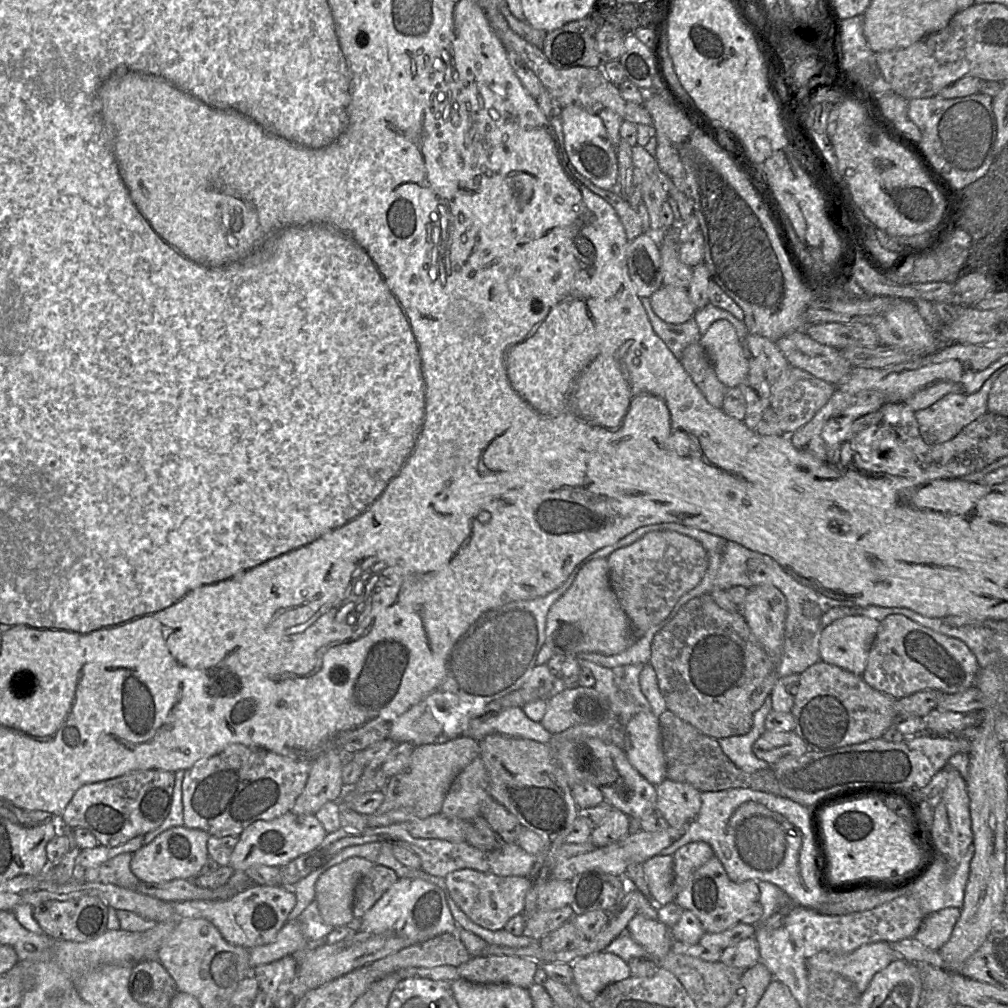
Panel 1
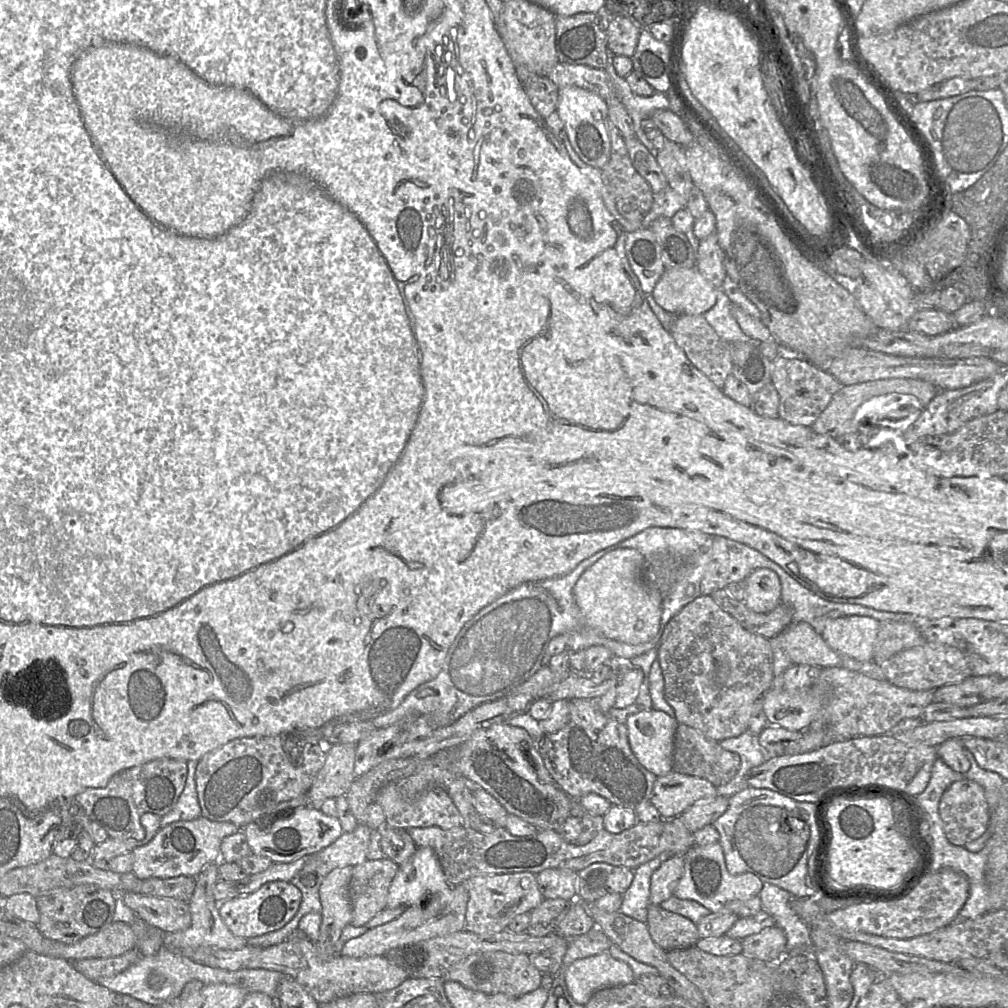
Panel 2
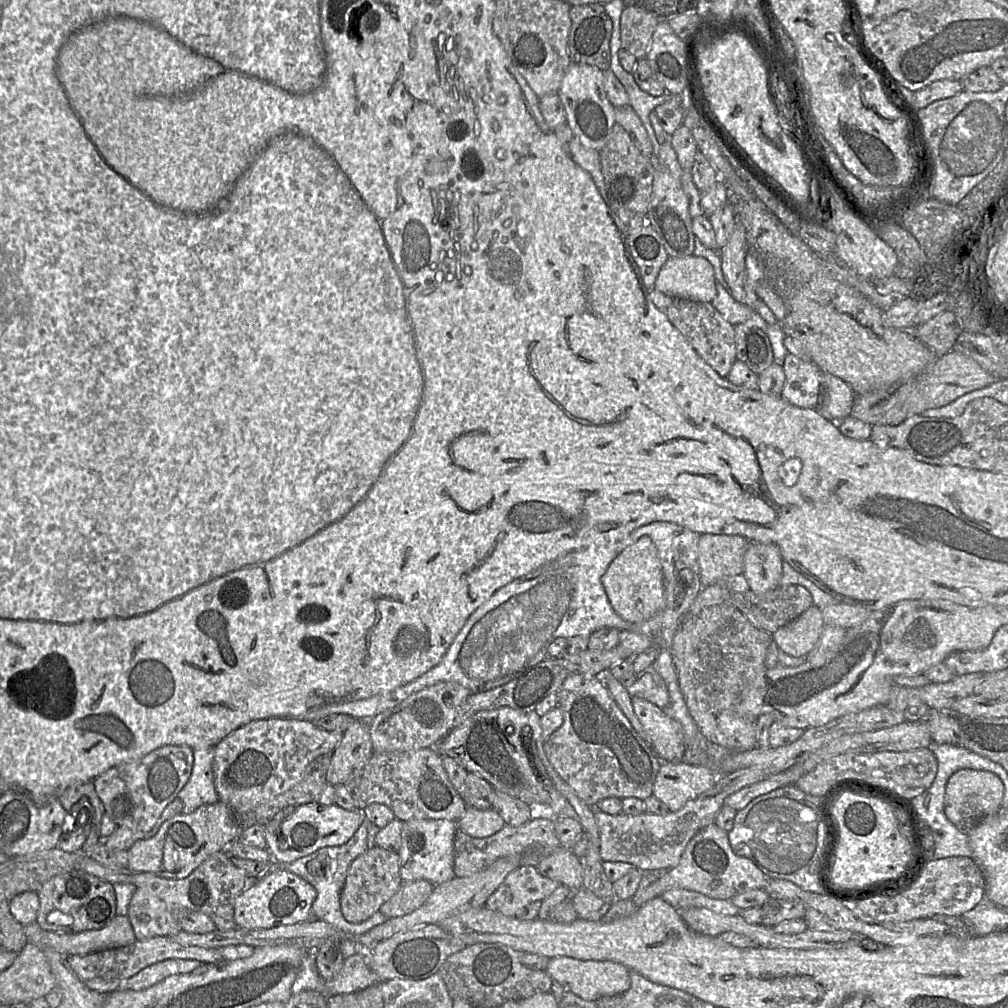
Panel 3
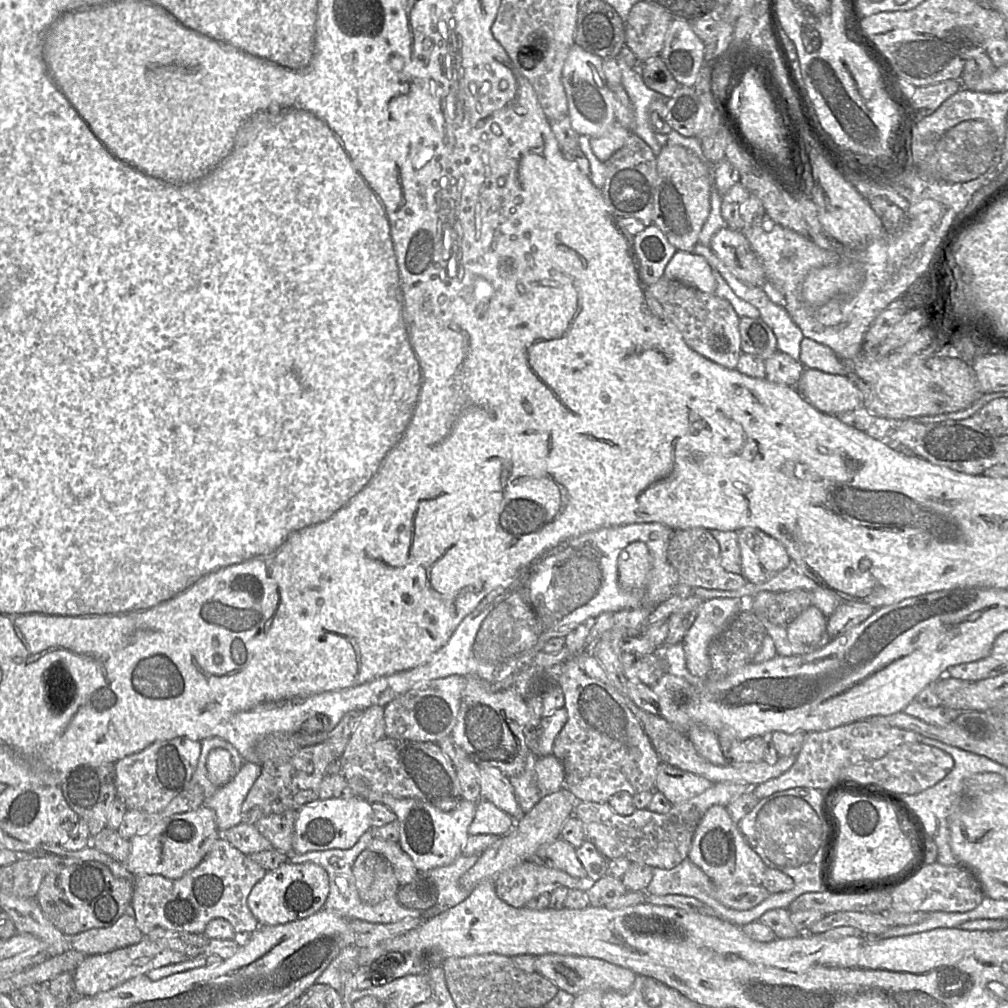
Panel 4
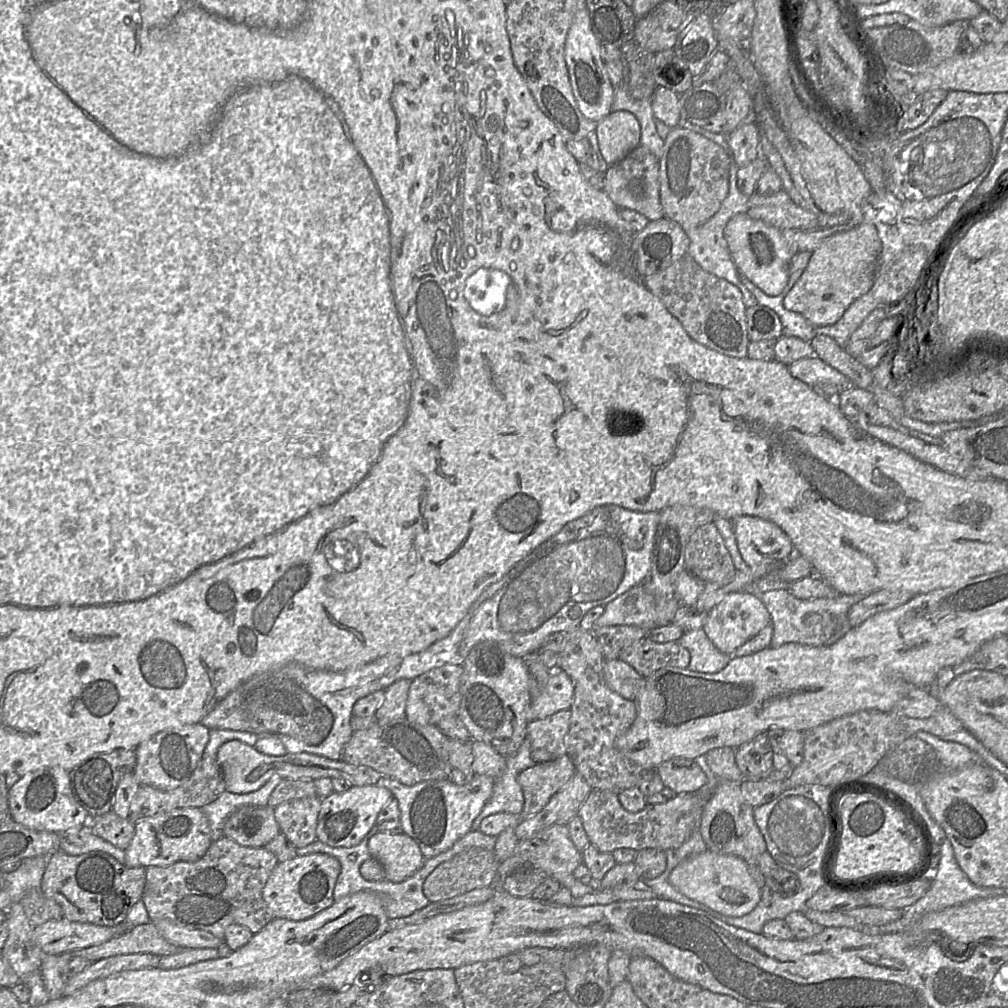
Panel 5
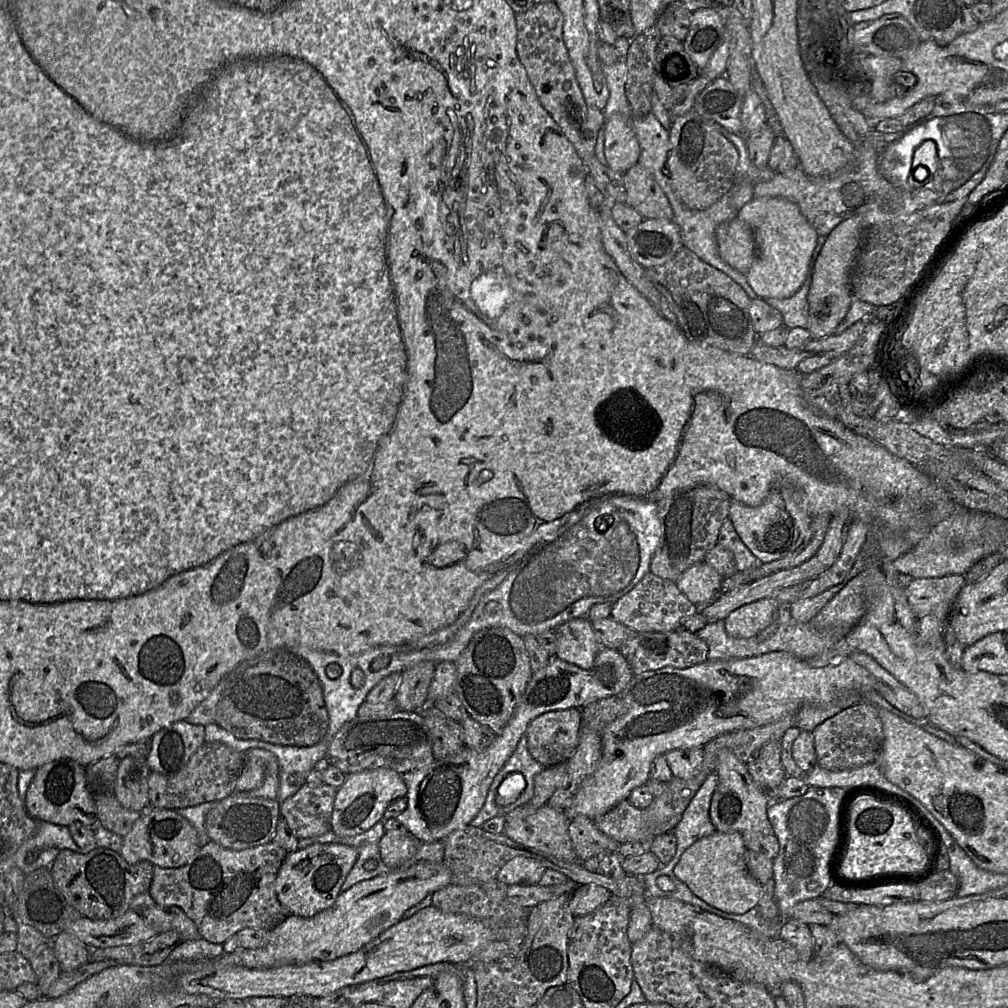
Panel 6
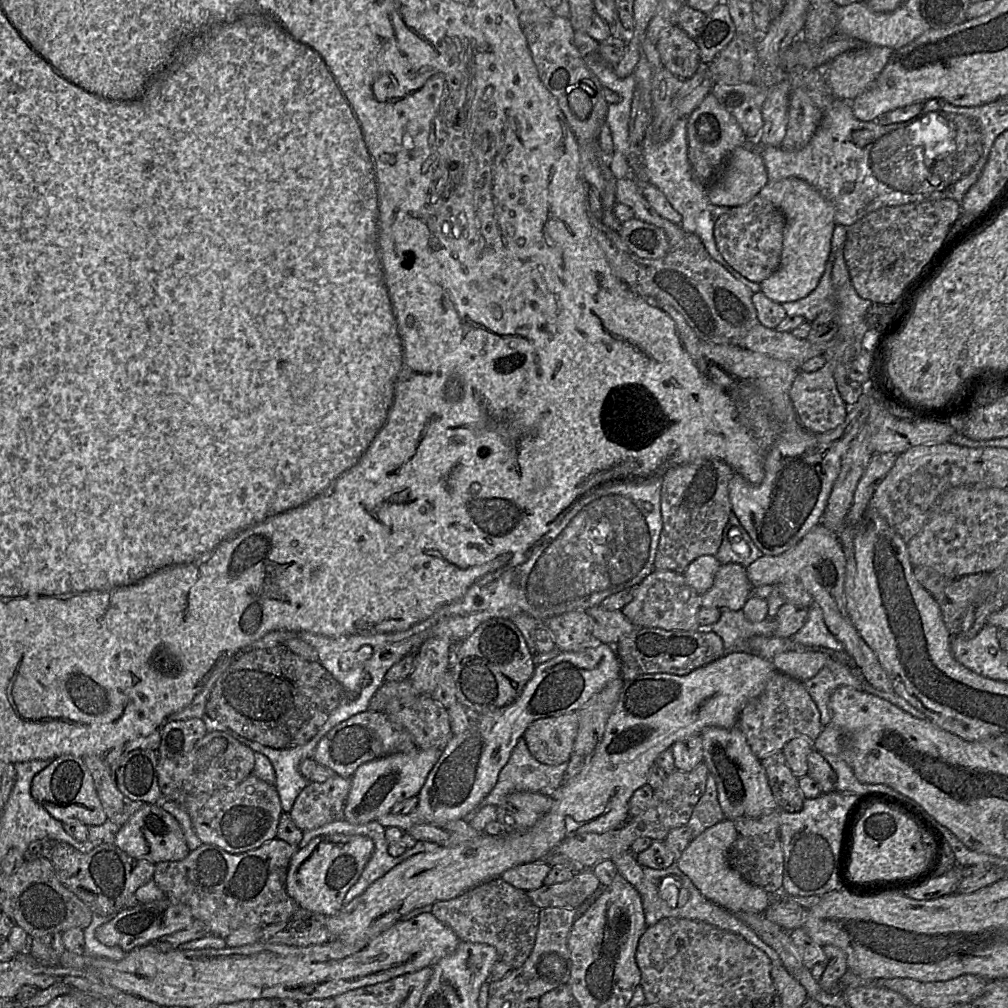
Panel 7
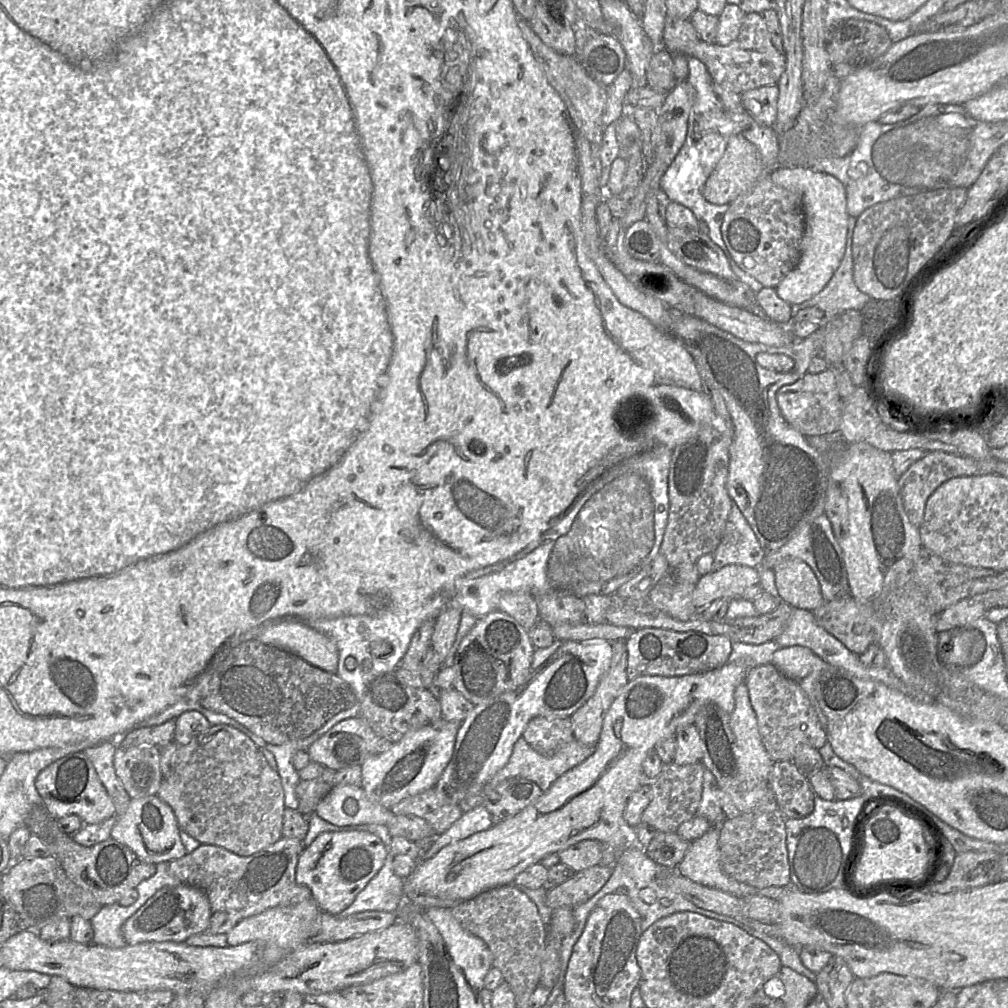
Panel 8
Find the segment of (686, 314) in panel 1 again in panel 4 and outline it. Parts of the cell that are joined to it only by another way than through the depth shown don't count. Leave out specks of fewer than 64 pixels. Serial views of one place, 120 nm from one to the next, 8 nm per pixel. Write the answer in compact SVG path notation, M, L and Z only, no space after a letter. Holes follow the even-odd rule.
M676 251L664 271L664 278L677 280L702 292L713 294L716 281L705 257L693 252Z

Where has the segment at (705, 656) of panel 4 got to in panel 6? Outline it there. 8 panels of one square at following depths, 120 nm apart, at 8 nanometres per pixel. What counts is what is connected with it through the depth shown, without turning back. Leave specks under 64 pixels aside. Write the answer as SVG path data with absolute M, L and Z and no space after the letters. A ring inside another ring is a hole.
M771 598L744 604L723 619L725 630L735 638L756 636L771 624L775 611L776 602Z

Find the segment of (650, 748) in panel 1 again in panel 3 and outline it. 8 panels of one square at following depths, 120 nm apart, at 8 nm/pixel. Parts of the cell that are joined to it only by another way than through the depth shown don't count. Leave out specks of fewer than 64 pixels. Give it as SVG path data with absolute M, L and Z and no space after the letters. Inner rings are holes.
M632 697L634 712L641 722L645 740L662 762L682 761L685 737L679 722L669 717L663 709L640 698Z

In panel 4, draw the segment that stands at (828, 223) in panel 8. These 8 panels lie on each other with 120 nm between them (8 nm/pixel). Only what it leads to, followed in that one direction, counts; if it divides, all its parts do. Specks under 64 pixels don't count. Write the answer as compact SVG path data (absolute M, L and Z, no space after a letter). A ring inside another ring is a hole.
M721 228L712 237L710 248L738 278L763 287L766 282L763 265L742 231Z

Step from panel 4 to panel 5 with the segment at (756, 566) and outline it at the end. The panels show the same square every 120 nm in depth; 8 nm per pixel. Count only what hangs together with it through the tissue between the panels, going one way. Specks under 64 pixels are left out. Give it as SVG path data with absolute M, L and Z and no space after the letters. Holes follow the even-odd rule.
M748 515L730 521L738 549L748 567L782 564L793 557L793 543L777 524Z

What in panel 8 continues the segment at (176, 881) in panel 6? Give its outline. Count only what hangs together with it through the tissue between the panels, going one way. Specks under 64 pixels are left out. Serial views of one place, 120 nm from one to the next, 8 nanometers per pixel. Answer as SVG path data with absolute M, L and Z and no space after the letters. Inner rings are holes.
M282 836L273 844L248 856L240 856L223 847L201 844L182 858L168 862L169 874L177 877L182 884L201 890L207 896L213 912L225 911L235 915L237 921L262 913L276 906L289 906L311 899L308 887L295 880L299 855L304 850L303 840Z

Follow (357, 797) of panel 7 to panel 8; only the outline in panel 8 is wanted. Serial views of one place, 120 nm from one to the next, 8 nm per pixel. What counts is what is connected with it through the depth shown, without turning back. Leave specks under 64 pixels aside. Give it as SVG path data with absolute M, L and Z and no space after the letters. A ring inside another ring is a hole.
M439 719L410 731L385 751L370 756L361 765L362 785L367 797L385 808L423 792L439 779L451 759L460 723Z

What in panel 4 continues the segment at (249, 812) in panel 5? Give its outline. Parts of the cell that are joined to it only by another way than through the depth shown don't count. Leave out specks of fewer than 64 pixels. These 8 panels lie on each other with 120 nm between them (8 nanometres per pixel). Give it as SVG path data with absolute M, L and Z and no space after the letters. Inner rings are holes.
M240 822L225 830L222 837L246 855L272 848L270 841L258 831L254 824Z

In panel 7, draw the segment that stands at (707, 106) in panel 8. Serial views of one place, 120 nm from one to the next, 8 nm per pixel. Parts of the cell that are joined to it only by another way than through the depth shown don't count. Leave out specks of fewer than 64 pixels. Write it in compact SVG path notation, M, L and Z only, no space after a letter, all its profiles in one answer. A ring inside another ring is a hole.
M681 118L674 126L671 136L663 143L650 140L650 126L647 129L641 148L643 169L650 183L655 185L668 199L673 208L682 216L680 227L686 232L697 235L710 257L722 265L736 279L745 284L753 293L760 291L760 284L752 282L732 268L719 252L714 238L714 226L718 218L730 208L712 204L707 196L707 185L698 180L688 157L687 119Z

